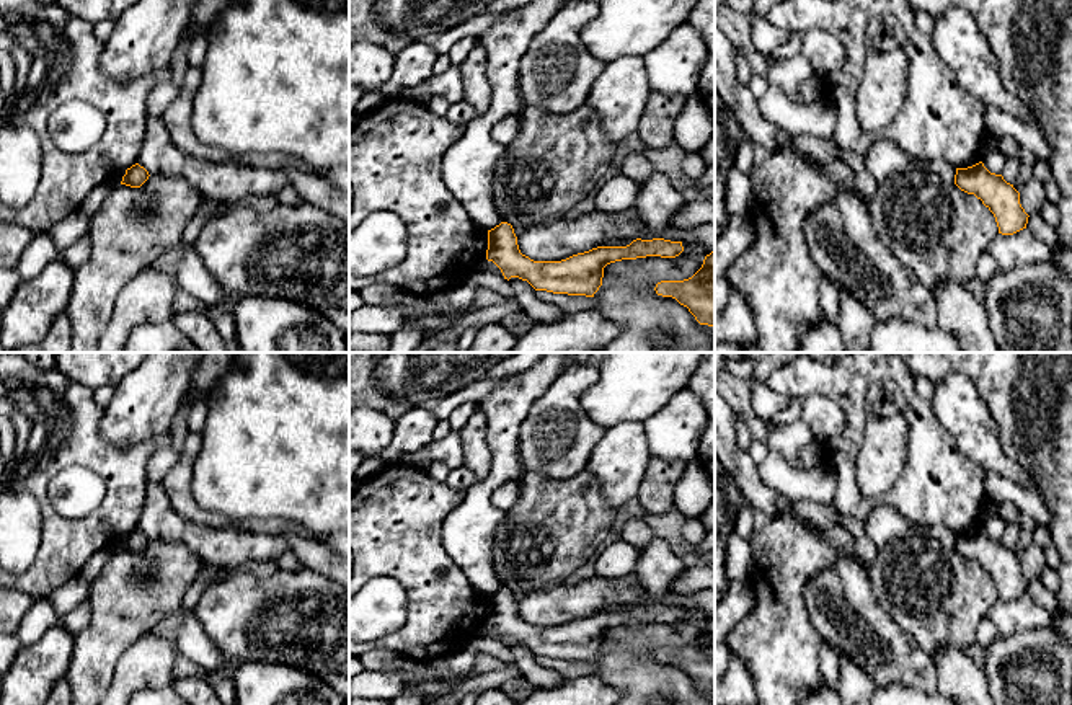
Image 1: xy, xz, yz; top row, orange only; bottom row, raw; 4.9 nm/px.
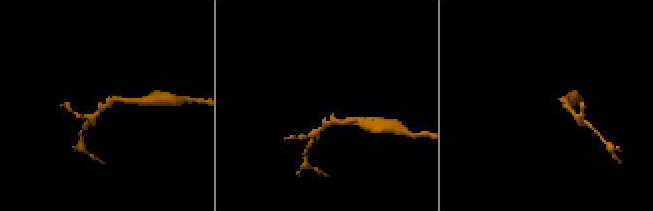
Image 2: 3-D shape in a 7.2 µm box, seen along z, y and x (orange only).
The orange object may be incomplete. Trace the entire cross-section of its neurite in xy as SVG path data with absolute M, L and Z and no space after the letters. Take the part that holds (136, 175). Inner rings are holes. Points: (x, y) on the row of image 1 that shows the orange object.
M135 163L126 170L126 175L122 176L121 184L131 186L131 188L140 188L148 180L148 176L150 176L148 171L139 163Z

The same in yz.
M982 162L956 168L955 184L974 194L994 214L999 233L1013 235L1028 224L1028 214L1020 204L1020 193L1002 175L990 173Z

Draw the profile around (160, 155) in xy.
M147 118L144 144L137 163L148 175L183 178L204 199L238 204L248 194L274 196L289 184L282 170L255 168L237 163L214 163L188 155L171 139L163 119Z

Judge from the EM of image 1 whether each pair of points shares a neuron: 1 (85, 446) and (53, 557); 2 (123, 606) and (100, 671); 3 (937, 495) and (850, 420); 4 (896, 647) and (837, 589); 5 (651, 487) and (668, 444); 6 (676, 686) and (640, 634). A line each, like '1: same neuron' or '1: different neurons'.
1: same neuron
2: same neuron
3: same neuron
4: same neuron
5: different neurons
6: same neuron

